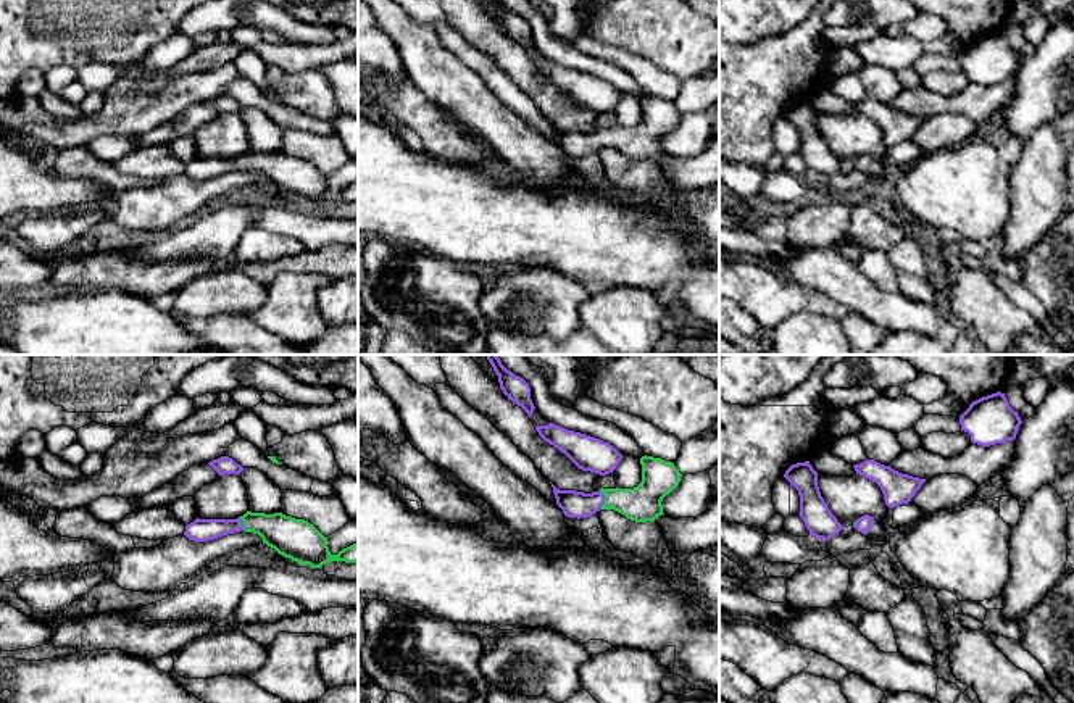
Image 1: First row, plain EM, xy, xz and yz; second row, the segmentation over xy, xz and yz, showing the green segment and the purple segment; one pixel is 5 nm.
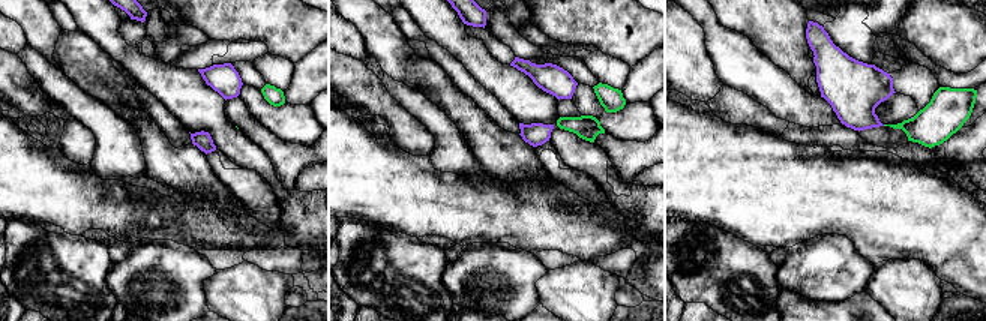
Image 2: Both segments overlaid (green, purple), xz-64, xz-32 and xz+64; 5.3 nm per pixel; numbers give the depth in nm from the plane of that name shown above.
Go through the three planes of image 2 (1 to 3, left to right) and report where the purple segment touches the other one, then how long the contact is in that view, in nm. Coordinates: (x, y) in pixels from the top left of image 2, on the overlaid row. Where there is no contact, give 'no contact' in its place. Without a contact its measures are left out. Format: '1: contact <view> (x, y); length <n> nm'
1: no contact
2: no contact
3: no contact

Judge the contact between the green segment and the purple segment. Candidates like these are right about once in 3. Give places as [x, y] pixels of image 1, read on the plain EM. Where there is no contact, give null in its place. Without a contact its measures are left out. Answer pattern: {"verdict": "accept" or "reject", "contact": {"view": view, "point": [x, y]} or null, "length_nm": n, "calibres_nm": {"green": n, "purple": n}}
{"verdict": "accept", "contact": {"view": "xz", "point": [605, 139]}, "length_nm": 100, "calibres_nm": {"green": 180, "purple": 130}}

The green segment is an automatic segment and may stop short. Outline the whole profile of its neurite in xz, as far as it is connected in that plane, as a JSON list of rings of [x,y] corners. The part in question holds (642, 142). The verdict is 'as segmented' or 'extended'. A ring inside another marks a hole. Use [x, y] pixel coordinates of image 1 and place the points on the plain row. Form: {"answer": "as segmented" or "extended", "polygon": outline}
{"answer": "extended", "polygon": [[[642,95],[642,121],[634,127],[600,127],[584,132],[560,129],[553,123],[556,144],[568,156],[587,156],[600,148],[614,148],[635,161],[655,160],[663,152],[663,137],[681,121],[682,113],[671,100]]]}

